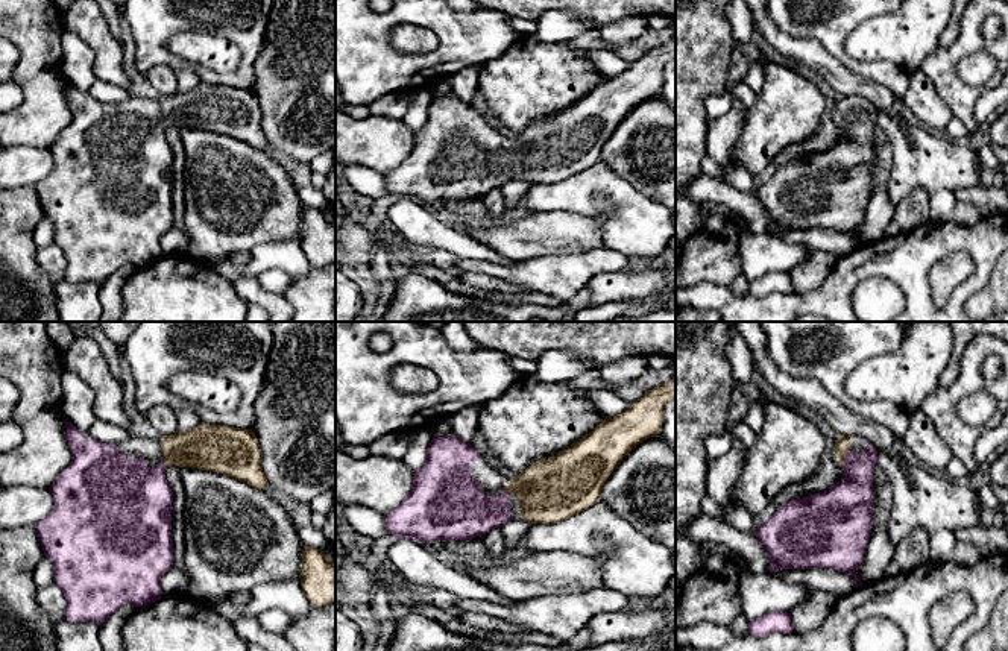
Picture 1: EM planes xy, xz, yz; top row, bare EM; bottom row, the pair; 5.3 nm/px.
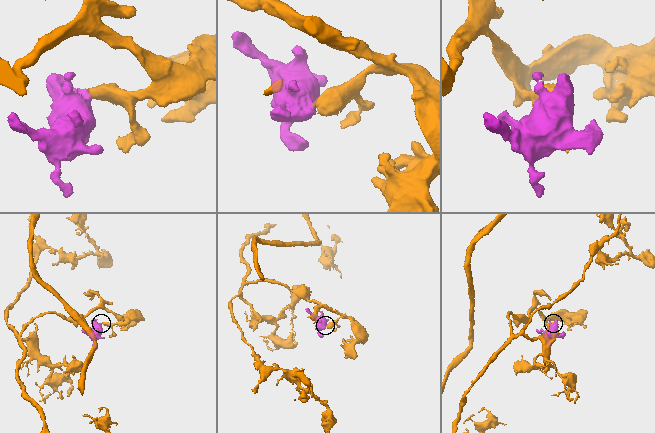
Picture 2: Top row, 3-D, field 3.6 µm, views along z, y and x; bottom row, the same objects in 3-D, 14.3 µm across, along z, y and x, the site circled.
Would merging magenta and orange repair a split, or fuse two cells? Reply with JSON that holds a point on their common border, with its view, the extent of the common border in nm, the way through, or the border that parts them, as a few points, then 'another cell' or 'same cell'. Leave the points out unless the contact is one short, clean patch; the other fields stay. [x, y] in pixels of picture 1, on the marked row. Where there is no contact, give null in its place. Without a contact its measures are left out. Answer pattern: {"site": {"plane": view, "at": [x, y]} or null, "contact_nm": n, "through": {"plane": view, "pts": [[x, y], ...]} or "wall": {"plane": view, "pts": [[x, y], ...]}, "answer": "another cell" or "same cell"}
{"site": {"plane": "yz", "at": [846, 457]}, "contact_nm": 90, "through": {"plane": "yz", "pts": [[849, 504], [852, 463], [846, 457], [841, 451], [841, 443]]}, "answer": "same cell"}

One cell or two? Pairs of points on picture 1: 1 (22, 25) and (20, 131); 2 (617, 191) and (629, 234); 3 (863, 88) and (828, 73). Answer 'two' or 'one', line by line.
1: one
2: one
3: one

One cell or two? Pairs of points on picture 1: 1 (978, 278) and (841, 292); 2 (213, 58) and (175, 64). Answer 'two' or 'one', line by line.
1: one
2: two

